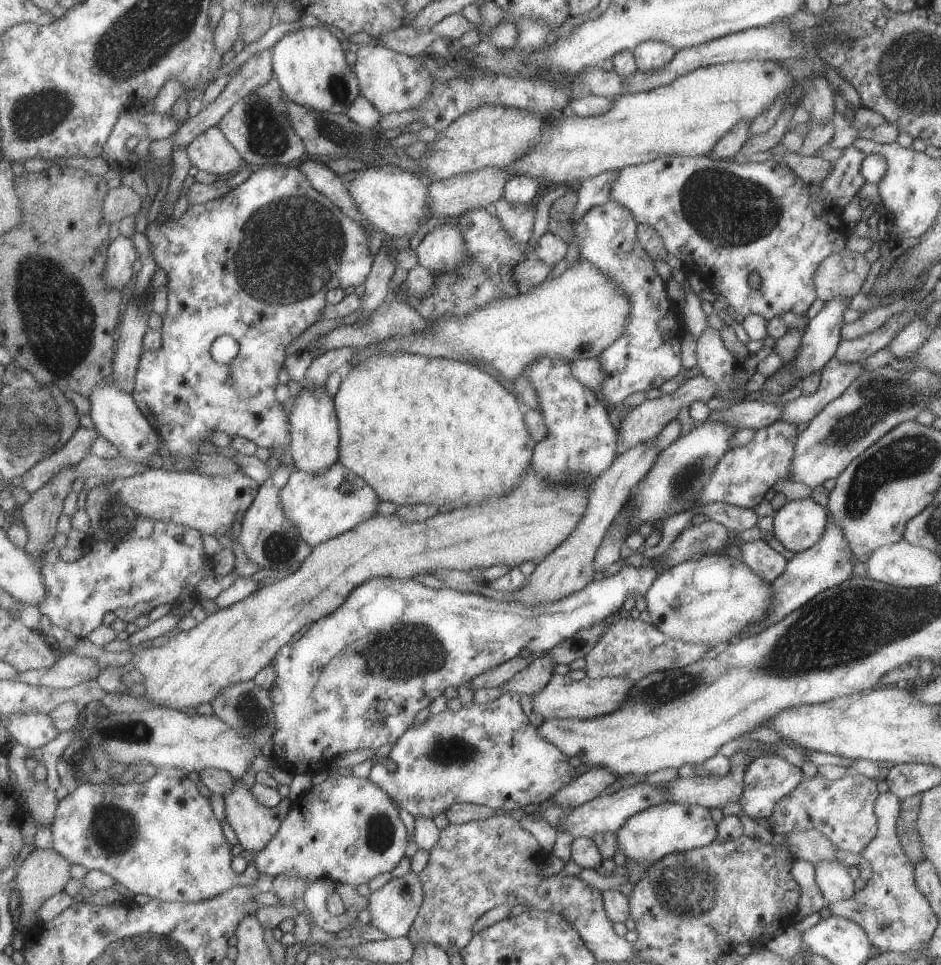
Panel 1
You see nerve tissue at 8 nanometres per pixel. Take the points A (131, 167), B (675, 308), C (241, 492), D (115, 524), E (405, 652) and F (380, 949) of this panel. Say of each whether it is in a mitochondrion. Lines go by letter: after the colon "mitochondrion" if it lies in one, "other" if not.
A: other
B: other
C: other
D: mitochondrion
E: mitochondrion
F: other

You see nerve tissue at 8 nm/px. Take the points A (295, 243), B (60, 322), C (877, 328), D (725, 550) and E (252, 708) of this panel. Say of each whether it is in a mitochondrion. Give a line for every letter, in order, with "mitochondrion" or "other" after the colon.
A: mitochondrion
B: mitochondrion
C: other
D: other
E: mitochondrion

